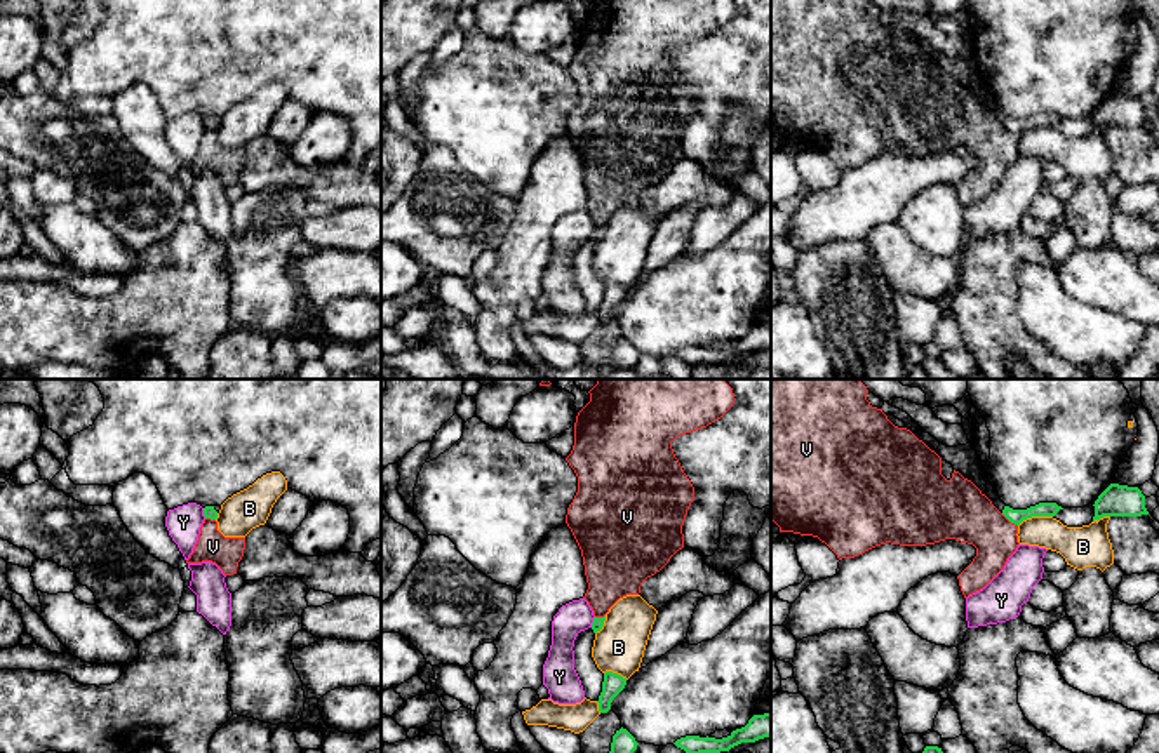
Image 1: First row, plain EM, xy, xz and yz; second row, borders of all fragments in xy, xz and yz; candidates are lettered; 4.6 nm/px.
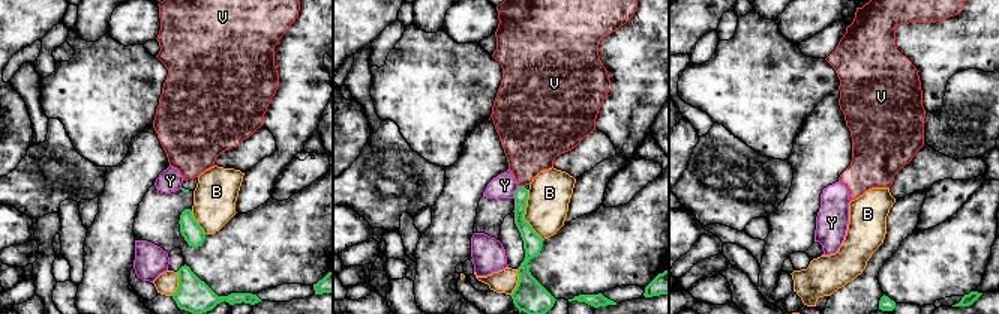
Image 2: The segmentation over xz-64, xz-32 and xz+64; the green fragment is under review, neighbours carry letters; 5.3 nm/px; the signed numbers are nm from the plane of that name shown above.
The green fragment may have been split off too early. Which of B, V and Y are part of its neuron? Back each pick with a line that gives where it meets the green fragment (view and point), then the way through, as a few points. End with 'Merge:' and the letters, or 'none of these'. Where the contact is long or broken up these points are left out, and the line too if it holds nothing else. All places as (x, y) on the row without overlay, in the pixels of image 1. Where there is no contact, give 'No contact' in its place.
Merge: none of these

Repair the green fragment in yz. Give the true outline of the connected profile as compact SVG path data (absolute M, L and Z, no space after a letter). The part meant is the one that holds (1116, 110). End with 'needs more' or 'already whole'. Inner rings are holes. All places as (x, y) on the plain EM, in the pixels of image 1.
M1110 94L1095 111L1095 130L1103 127L1142 127L1149 125L1145 106L1138 97Z; already whole

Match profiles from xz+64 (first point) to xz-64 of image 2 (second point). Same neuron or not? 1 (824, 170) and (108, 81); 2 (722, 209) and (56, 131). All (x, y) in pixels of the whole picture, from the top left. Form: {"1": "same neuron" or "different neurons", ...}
{"1": "different neurons", "2": "same neuron"}

